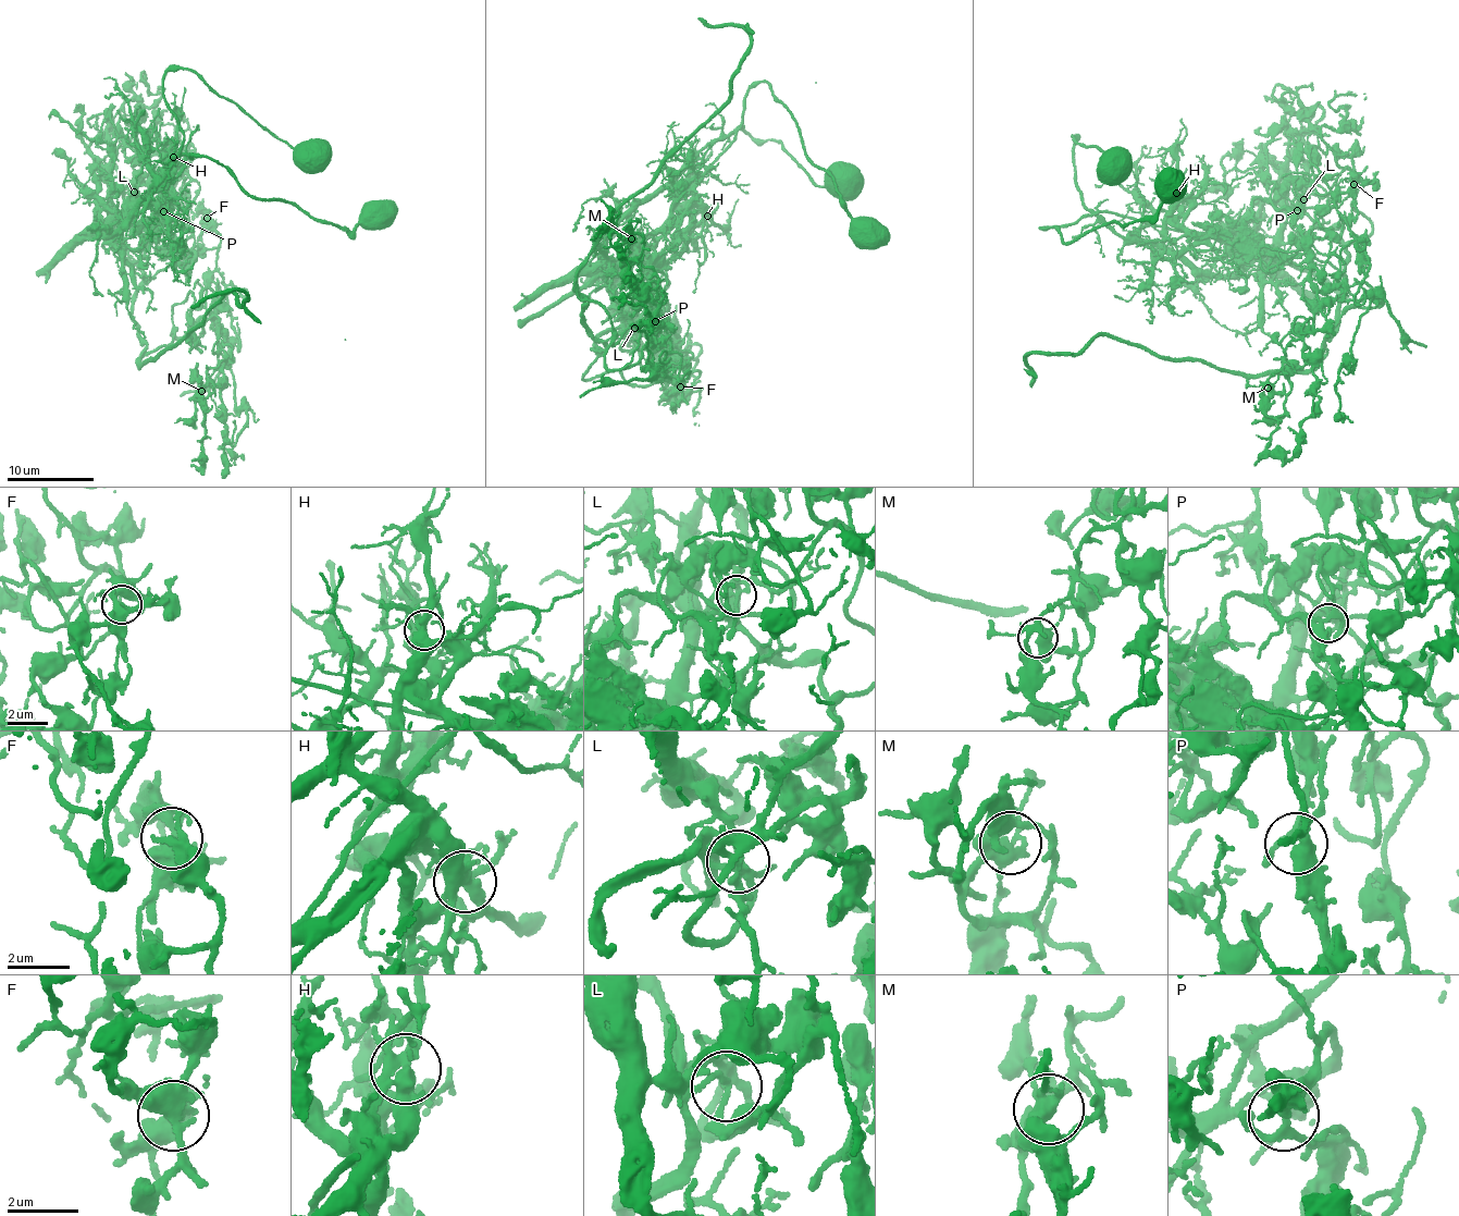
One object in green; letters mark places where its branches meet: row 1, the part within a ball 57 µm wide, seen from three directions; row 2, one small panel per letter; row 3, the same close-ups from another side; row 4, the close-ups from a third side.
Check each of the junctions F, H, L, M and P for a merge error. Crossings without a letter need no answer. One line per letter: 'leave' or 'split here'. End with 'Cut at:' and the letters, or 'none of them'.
F: leave
H: split here
L: split here
M: leave
P: leave
Cut at: H, L

